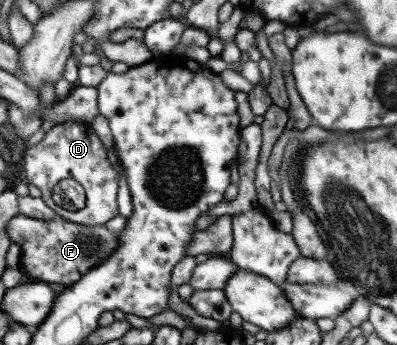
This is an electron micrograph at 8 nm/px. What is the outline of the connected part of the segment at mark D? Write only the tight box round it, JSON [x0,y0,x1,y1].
[23,121,118,226]

